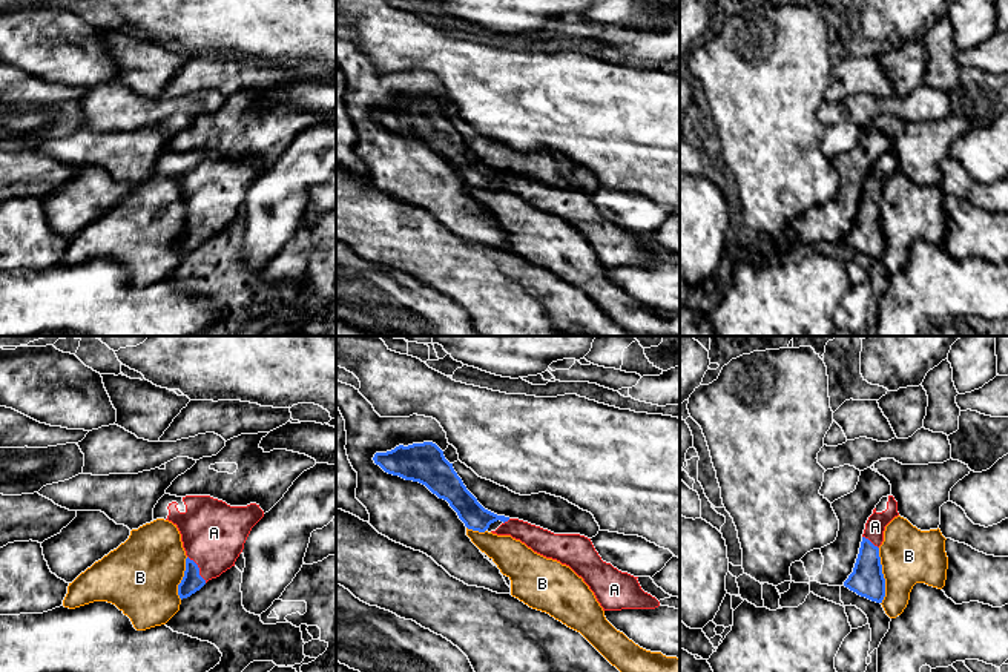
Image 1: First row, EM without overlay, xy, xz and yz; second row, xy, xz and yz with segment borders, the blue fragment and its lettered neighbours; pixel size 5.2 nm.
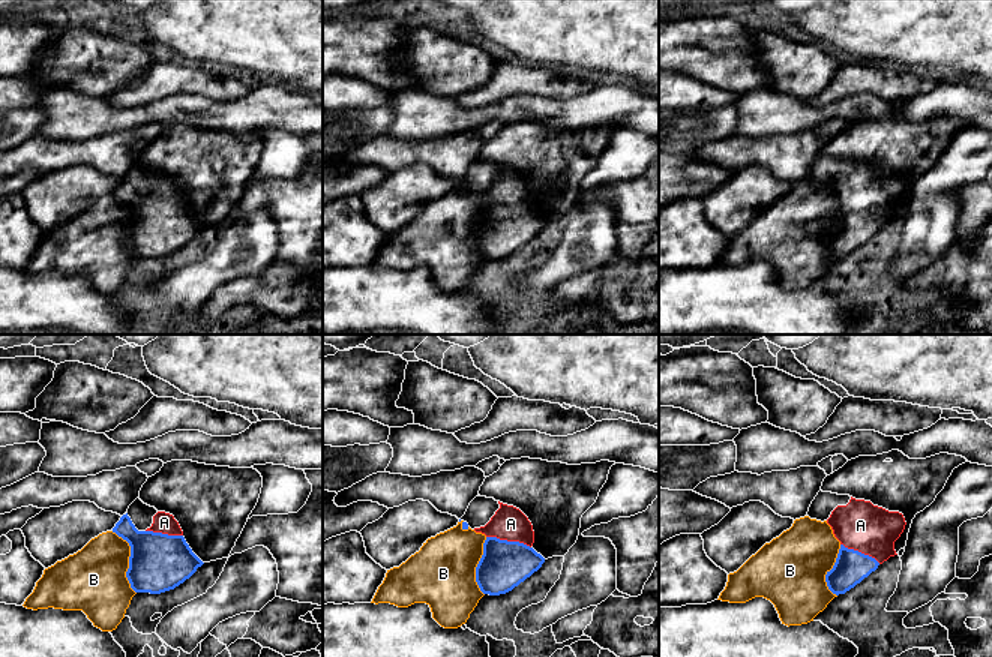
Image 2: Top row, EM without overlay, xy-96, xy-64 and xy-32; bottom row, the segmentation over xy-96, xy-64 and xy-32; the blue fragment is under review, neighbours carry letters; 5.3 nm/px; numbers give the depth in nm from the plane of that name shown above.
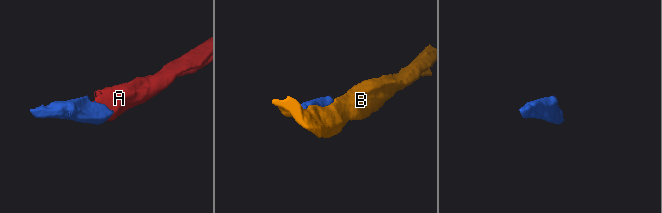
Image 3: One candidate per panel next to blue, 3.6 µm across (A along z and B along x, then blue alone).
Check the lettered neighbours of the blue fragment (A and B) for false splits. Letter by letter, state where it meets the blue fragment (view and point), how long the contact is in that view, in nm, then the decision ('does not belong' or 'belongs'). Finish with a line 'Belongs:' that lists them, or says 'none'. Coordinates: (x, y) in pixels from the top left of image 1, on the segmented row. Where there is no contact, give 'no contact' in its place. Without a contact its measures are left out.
A: meets blue in xy at (198, 569); contact 170 nm long; belongs
B: meets blue in yz at (882, 576); contact 300 nm long; does not belong
Belongs: A

